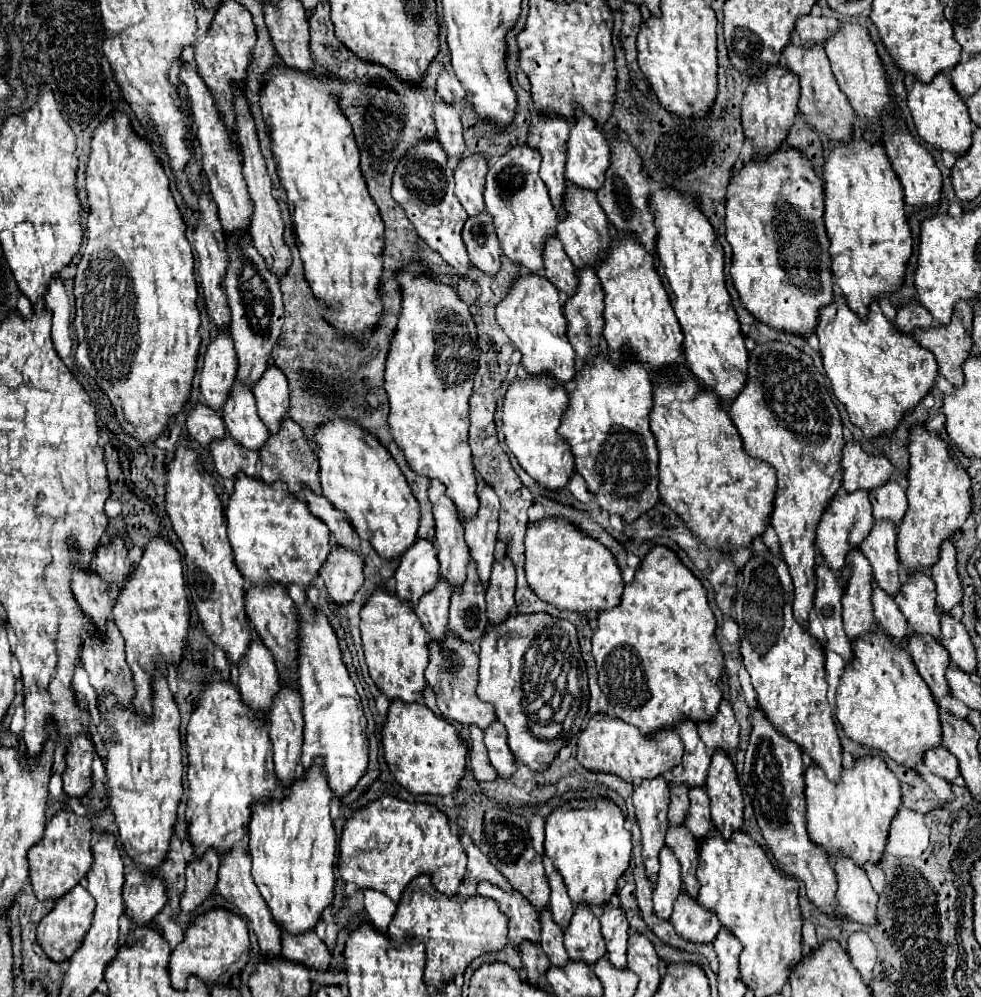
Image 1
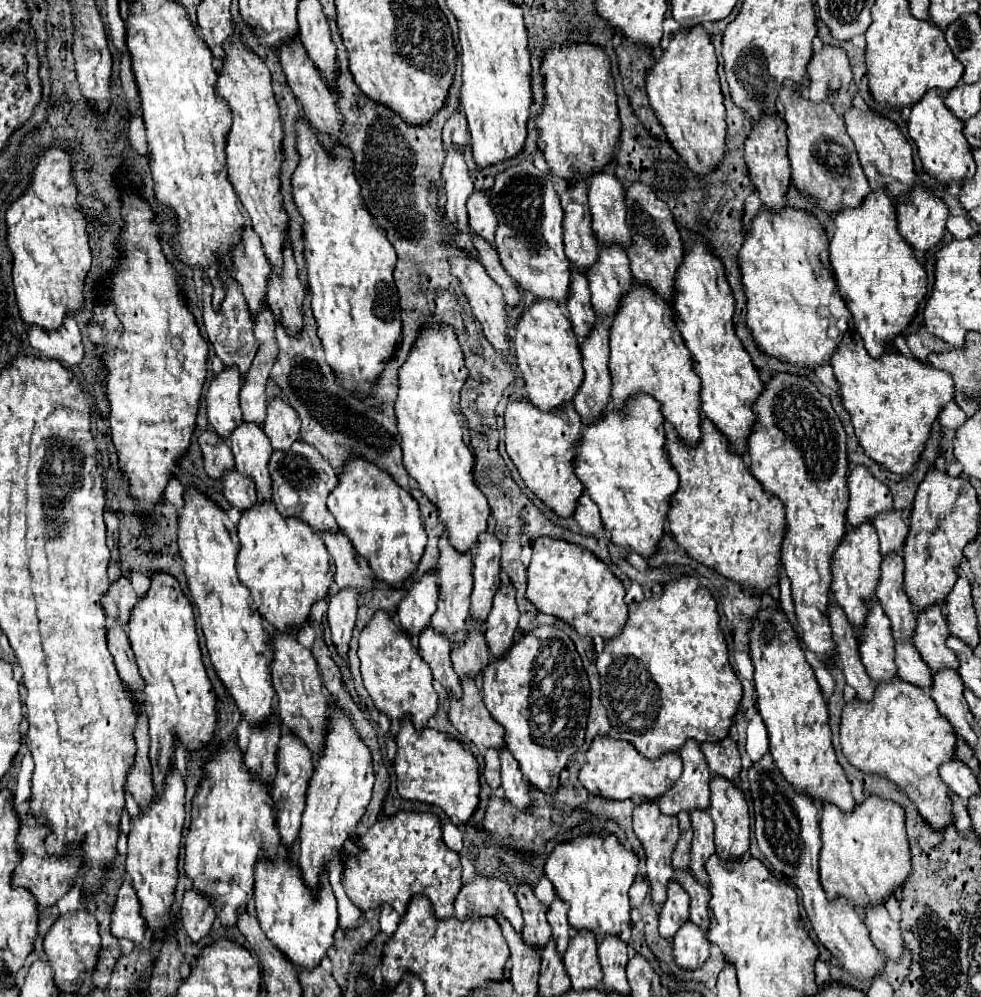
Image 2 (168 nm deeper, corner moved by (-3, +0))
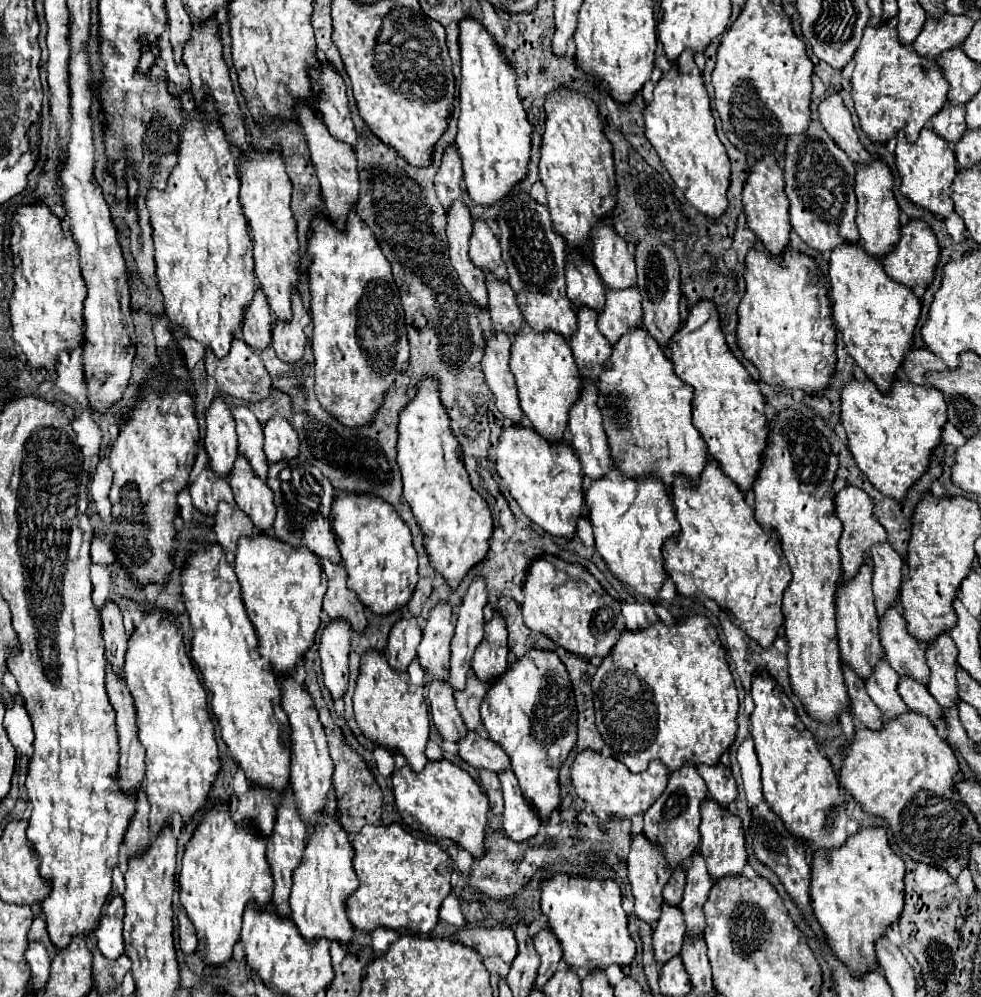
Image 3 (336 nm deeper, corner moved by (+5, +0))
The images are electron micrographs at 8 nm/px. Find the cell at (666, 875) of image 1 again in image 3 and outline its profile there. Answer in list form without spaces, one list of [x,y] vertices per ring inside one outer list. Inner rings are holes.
[[[662,902],[662,916],[656,922],[656,928],[652,934],[652,946],[654,946],[654,956],[658,964],[664,964],[668,958],[680,952],[684,934],[686,934],[686,922],[680,906]]]

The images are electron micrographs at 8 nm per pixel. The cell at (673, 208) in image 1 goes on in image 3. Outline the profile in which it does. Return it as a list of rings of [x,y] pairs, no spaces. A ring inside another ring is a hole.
[[[700,300],[688,308],[686,320],[668,344],[670,360],[674,362],[674,372],[694,388],[692,422],[700,430],[708,454],[720,462],[722,472],[746,492],[760,470],[760,454],[768,436],[764,396],[742,362],[730,352],[720,330],[718,308],[714,306],[710,300]]]

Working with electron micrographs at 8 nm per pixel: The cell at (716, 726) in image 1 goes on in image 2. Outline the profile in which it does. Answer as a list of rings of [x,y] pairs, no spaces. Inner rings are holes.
[[[728,736],[720,740],[718,744],[702,744],[702,754],[706,758],[706,764],[714,776],[722,776],[730,782],[734,782],[740,774],[740,754],[736,748],[736,742]]]

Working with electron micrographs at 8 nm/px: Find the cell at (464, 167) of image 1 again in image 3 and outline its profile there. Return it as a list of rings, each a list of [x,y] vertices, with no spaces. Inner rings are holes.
[[[472,220],[474,230],[470,236],[470,258],[472,262],[482,268],[494,272],[500,280],[506,278],[506,266],[500,256],[500,244],[498,238],[494,236],[492,228],[484,220]]]

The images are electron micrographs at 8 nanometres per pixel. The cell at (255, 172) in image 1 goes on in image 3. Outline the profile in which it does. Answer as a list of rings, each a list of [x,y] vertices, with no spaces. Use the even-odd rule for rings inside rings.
[[[292,290],[292,320],[276,320],[272,328],[272,348],[284,362],[296,362],[304,354],[306,334],[304,328],[310,324],[310,316],[304,312],[298,290]]]

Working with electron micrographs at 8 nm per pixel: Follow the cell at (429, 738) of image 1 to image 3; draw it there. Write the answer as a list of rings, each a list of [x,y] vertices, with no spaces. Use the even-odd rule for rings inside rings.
[[[398,752],[394,754],[396,766],[392,772],[392,786],[396,806],[408,826],[422,830],[436,838],[450,838],[456,844],[462,844],[474,858],[482,856],[484,834],[488,830],[488,798],[482,794],[474,778],[450,760],[428,760],[422,772],[414,772],[406,758]]]

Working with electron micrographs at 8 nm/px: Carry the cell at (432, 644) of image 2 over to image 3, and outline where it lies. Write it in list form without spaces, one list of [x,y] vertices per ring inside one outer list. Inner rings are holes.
[[[432,678],[424,686],[428,690],[430,712],[432,712],[432,720],[438,728],[438,732],[442,734],[444,740],[458,742],[464,736],[466,726],[460,718],[460,712],[456,710],[456,704],[452,698],[452,686],[438,678]]]

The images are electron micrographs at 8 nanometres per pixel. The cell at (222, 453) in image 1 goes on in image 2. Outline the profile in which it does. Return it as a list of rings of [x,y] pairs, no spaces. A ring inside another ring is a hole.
[[[236,470],[226,472],[222,484],[224,484],[226,500],[234,508],[238,508],[240,512],[248,510],[250,506],[254,506],[254,502],[258,502],[258,496],[256,496],[256,490],[254,490],[254,482],[248,480],[246,476],[238,474]]]

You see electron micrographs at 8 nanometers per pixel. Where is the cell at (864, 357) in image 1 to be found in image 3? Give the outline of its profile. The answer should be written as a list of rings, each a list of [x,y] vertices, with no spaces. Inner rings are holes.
[[[854,376],[842,386],[842,424],[848,436],[848,448],[858,464],[858,468],[868,476],[868,480],[886,496],[906,498],[906,490],[922,476],[928,466],[932,448],[940,442],[940,432],[946,422],[946,402],[932,386],[918,386],[914,382],[894,380],[890,390],[882,394],[872,380],[856,380]]]

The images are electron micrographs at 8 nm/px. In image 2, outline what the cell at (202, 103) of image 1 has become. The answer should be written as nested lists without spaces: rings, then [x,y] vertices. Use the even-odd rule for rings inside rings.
[[[252,226],[244,228],[242,244],[234,250],[234,280],[240,284],[242,294],[246,298],[250,314],[258,314],[262,310],[262,302],[266,300],[270,264],[262,254],[262,244],[258,234],[254,234]]]

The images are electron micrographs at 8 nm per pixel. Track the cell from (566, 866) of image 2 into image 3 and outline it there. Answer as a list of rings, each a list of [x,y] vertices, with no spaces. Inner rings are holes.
[[[554,874],[540,884],[540,908],[548,916],[548,926],[564,950],[564,962],[580,974],[594,968],[608,968],[618,962],[628,966],[636,954],[636,944],[628,932],[628,914],[620,902],[616,880],[598,880],[570,874]]]

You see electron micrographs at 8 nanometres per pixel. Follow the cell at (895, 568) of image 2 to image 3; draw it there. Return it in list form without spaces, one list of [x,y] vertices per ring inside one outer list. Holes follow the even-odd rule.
[[[890,604],[880,616],[880,642],[890,666],[902,676],[908,674],[926,684],[926,644],[918,642],[906,628],[906,620],[896,604]]]

